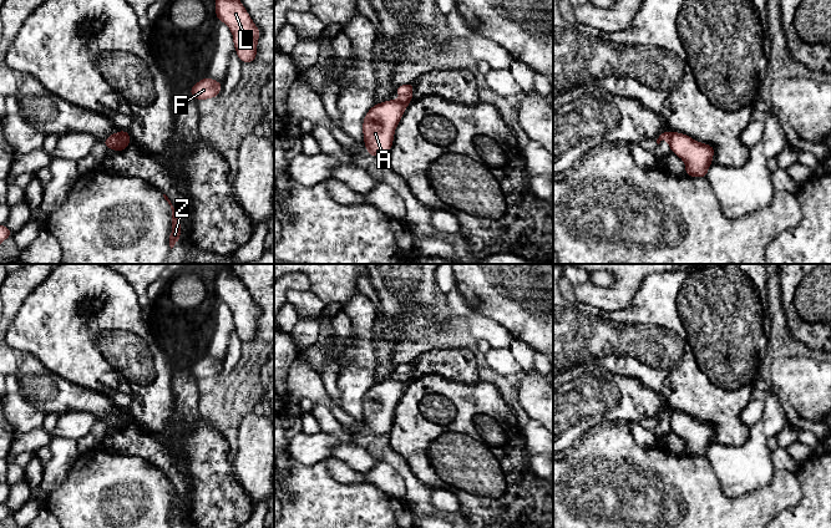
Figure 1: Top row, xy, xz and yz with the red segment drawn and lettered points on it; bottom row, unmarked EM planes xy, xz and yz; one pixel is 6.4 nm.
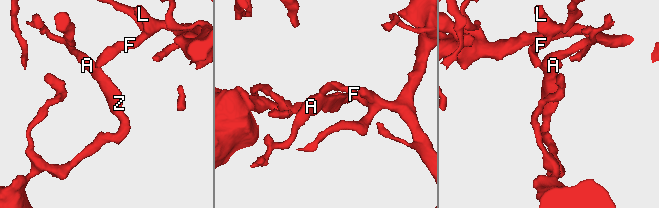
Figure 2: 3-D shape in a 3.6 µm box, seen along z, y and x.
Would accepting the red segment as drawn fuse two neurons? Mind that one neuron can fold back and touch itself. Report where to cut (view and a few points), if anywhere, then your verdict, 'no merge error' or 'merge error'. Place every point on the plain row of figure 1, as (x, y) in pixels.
xy (116, 411), (122, 420), (128, 422) | merge error

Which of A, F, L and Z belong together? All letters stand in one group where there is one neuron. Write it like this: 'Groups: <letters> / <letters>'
Groups: A Z / F L

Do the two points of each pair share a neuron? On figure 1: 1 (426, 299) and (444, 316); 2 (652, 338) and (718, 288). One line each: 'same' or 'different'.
1: different
2: same

